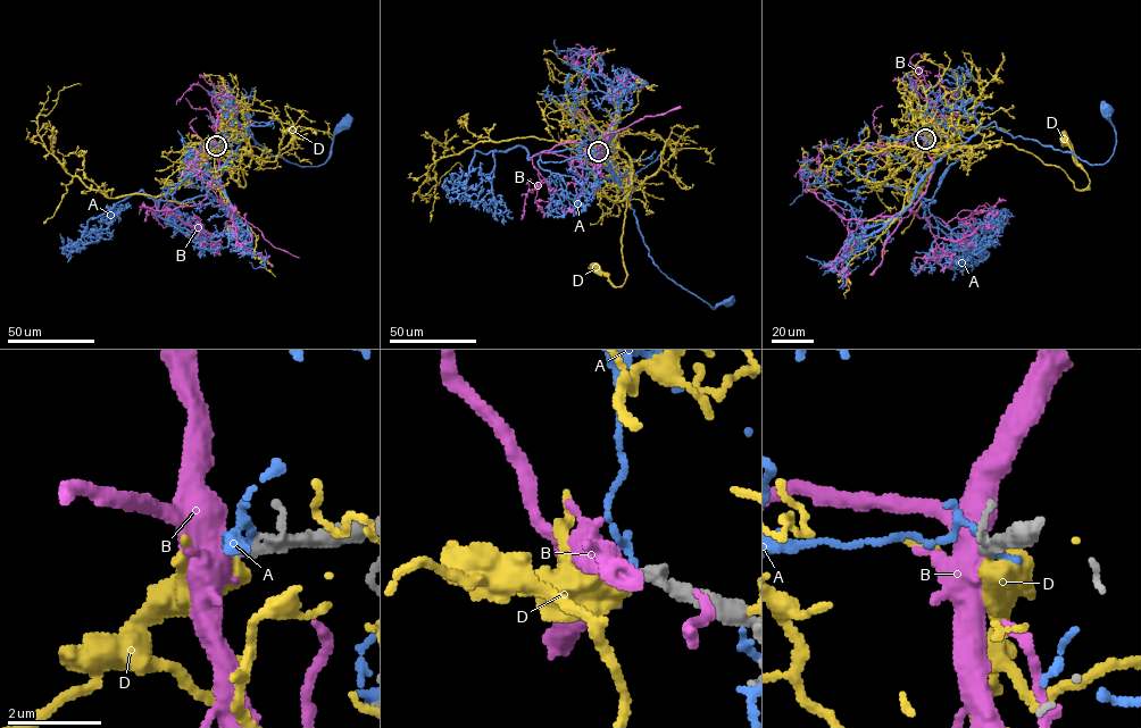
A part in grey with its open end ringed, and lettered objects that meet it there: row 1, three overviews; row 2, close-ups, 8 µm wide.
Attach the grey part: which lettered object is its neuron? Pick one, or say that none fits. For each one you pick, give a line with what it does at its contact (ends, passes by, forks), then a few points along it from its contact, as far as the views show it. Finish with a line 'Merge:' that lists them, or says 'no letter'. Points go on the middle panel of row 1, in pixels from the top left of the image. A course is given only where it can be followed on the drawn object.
Merge: no letter

